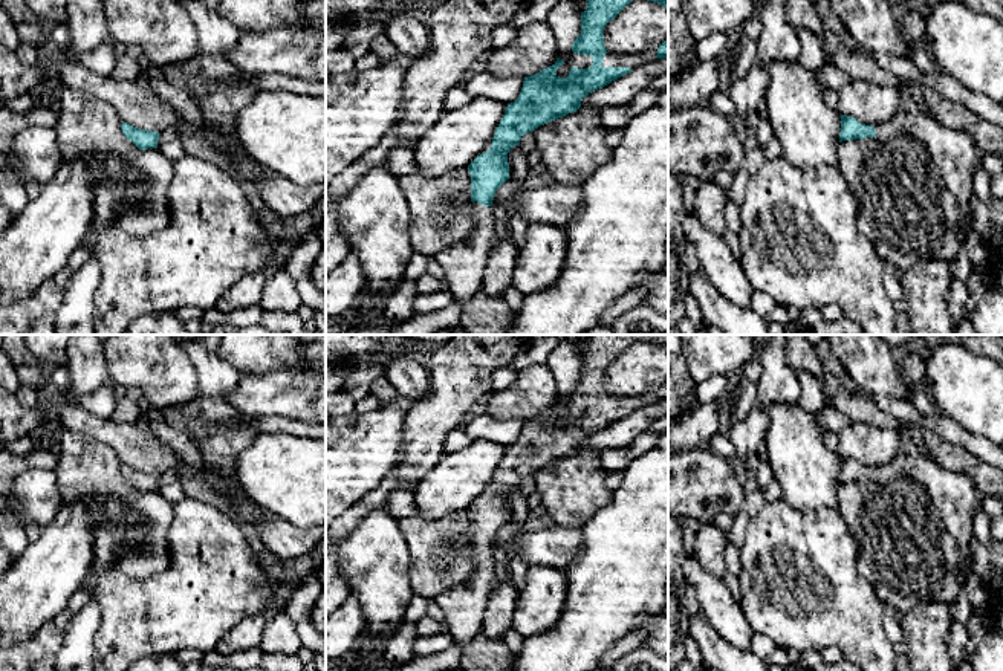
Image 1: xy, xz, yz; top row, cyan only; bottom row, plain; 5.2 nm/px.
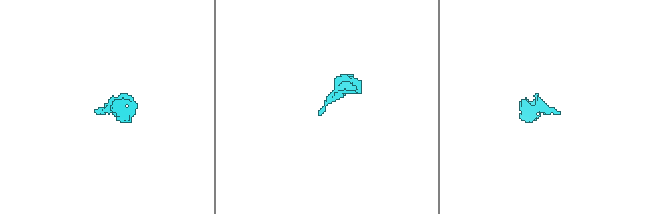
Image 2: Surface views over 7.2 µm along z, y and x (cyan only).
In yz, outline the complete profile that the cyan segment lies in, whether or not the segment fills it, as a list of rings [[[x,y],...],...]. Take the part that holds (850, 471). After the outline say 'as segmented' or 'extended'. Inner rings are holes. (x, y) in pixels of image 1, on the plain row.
[[[919,448],[901,449],[896,459],[875,469],[841,457],[839,485],[864,480],[888,483],[898,478],[907,478],[925,489],[939,509],[946,530],[956,538],[971,572],[972,518],[974,509],[980,506],[980,495],[969,477],[939,466]]] | extended

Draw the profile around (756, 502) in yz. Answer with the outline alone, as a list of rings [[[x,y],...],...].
[[[758,488],[746,492],[745,512],[749,518],[754,518],[766,504],[764,494]]]

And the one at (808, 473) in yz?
[[[768,404],[763,455],[781,488],[781,498],[807,512],[838,509],[841,455],[830,451],[820,425],[798,404]]]

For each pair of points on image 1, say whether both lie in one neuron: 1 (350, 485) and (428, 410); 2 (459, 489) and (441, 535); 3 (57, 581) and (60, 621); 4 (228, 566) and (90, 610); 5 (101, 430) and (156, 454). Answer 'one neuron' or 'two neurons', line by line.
1: two neurons
2: two neurons
3: two neurons
4: two neurons
5: one neuron

